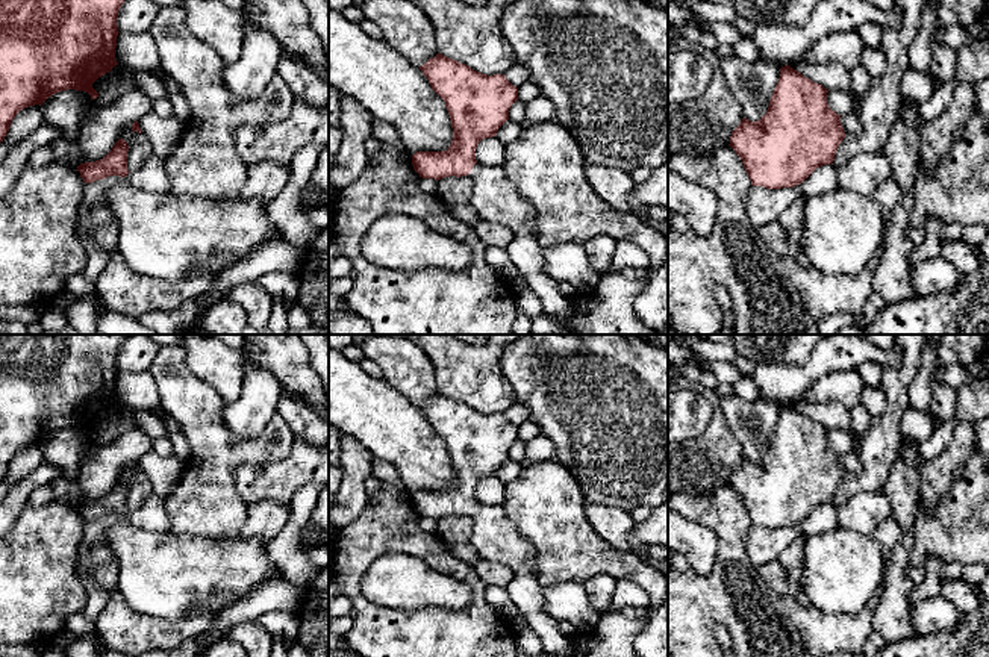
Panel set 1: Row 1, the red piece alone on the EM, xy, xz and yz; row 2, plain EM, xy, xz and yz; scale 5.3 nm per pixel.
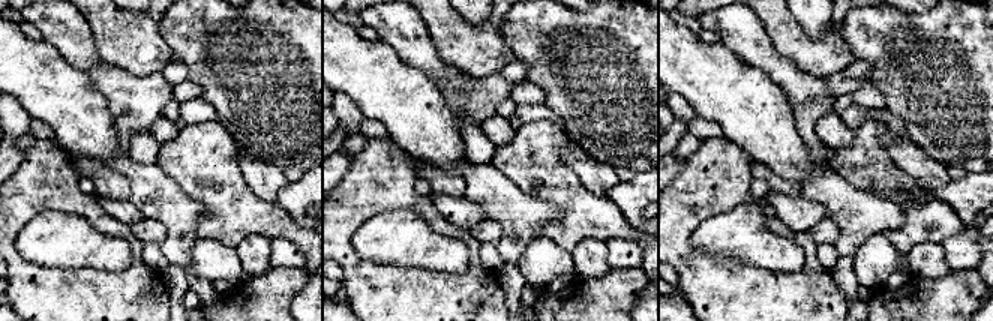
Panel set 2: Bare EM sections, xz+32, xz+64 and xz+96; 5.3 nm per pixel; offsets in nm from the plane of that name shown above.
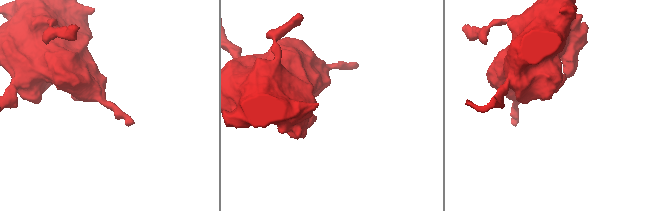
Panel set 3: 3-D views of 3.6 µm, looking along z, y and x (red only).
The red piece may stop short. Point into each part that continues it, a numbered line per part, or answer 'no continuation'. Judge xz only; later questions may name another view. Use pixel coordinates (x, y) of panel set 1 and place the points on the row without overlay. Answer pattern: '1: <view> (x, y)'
1: xz (497, 538)

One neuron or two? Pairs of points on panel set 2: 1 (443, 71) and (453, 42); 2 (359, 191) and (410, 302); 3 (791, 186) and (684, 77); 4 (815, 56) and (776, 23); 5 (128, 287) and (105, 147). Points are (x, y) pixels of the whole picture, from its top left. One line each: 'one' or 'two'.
1: two
2: one
3: two
4: one
5: two

